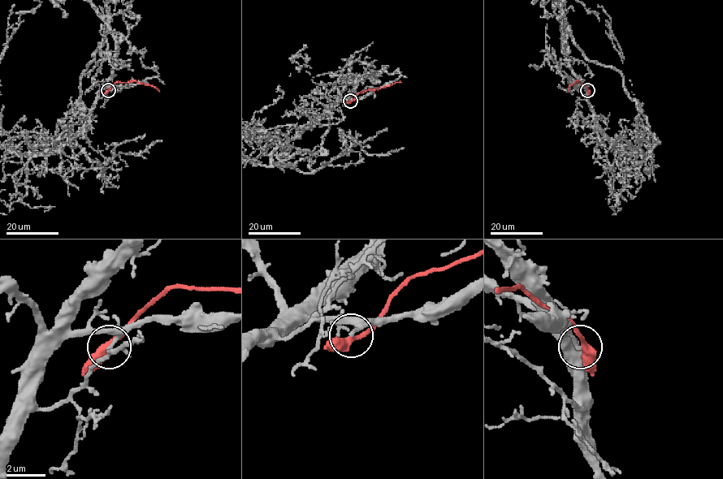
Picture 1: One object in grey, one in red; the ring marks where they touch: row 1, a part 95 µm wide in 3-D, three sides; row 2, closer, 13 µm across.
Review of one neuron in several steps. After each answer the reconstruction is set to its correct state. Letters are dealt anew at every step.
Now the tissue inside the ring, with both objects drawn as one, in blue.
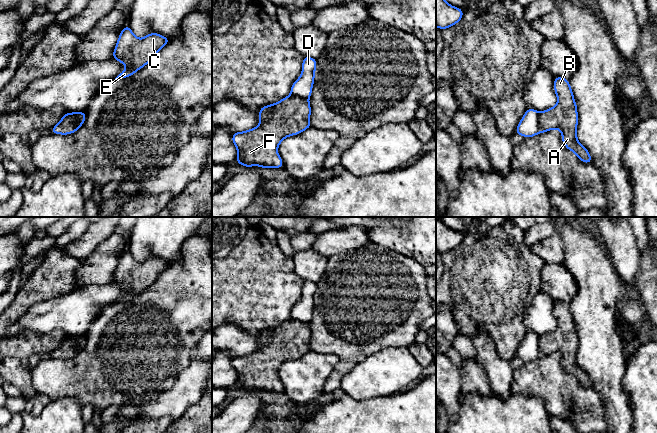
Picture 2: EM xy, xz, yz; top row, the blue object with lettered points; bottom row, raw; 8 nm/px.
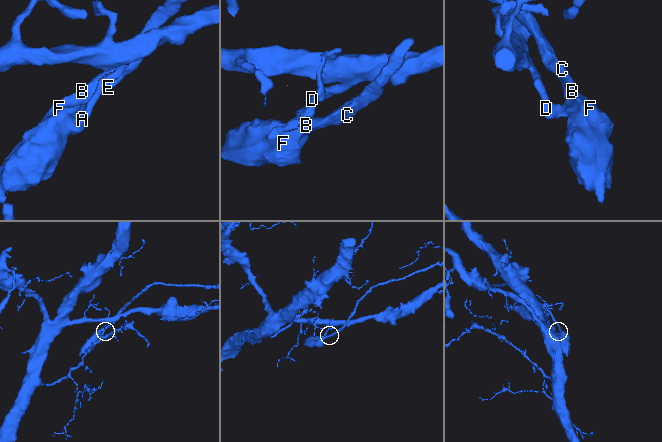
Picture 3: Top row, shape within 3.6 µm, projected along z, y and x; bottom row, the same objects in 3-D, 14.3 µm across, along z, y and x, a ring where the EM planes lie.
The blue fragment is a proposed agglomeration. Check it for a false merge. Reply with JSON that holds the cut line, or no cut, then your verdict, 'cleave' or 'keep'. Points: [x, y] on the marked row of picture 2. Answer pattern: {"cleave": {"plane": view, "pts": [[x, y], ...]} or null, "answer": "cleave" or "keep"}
{"cleave": {"plane": "xy", "pts": [[73, 112], [75, 127], [72, 132]]}, "answer": "cleave"}

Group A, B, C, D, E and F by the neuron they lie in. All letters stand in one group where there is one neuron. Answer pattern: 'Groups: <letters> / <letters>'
Groups: A B C E F / D

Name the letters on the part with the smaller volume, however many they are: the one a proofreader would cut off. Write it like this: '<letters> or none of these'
A, B, C, E, F

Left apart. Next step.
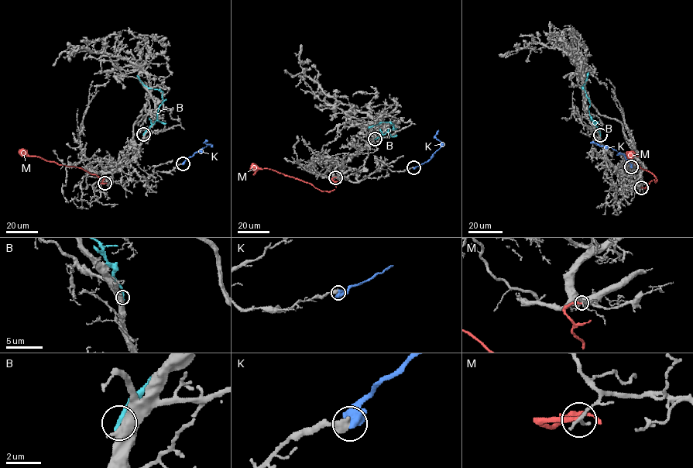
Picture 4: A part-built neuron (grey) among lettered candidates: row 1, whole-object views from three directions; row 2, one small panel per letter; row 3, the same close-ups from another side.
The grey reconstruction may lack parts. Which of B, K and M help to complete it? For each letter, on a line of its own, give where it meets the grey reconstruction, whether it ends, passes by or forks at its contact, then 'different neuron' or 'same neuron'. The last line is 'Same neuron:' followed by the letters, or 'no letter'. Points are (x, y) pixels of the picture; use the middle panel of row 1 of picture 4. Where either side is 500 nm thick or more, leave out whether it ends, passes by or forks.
B: (375, 139) | different neuron
K: (413, 167) | different neuron
M: (335, 177) | it ends | different neuron
Same neuron: no letter

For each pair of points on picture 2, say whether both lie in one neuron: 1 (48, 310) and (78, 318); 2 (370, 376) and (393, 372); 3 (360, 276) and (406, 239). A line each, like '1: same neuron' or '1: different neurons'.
1: same neuron
2: same neuron
3: different neurons

